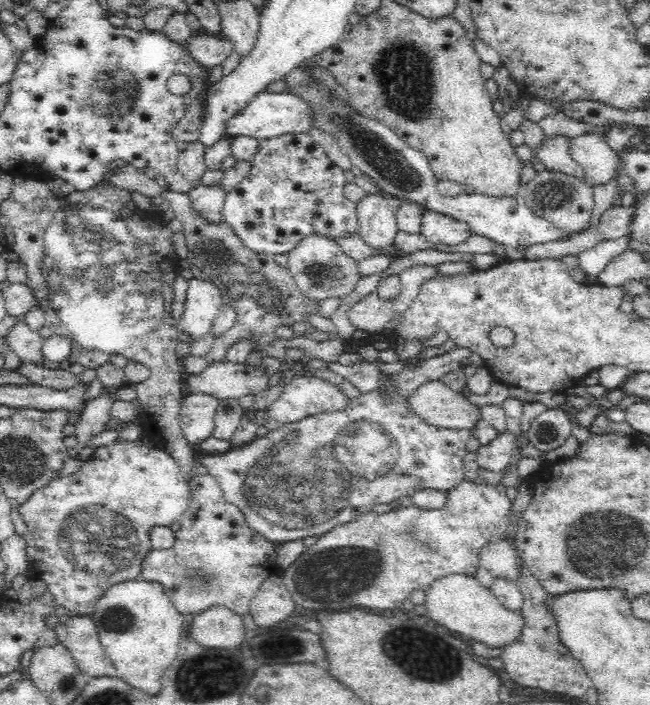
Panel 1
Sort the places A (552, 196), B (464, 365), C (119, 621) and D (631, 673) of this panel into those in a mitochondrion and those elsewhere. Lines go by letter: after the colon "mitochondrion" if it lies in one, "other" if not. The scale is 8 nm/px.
A: mitochondrion
B: other
C: mitochondrion
D: other

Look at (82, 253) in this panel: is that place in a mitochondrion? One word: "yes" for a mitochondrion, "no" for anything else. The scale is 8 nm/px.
yes

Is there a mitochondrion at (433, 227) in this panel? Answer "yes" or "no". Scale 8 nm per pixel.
no

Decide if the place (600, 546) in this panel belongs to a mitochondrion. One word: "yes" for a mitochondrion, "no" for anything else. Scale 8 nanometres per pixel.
yes

